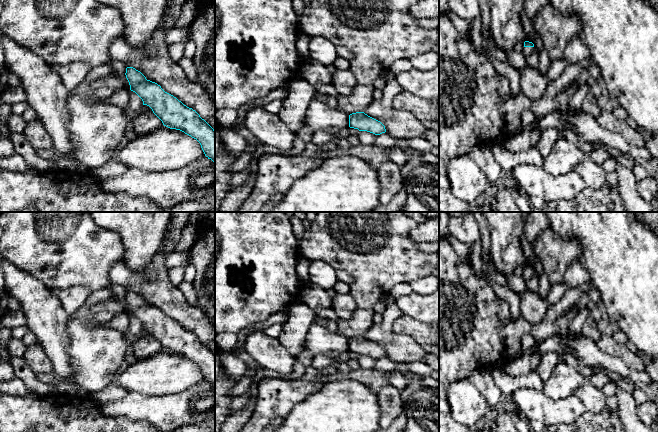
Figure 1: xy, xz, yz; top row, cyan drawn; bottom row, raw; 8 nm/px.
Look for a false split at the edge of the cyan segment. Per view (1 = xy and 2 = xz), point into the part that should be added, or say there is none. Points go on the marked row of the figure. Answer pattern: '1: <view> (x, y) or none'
1: none
2: none

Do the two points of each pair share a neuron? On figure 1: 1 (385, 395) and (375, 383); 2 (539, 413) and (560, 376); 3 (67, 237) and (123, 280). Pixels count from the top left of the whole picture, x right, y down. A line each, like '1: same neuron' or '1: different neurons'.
1: different neurons
2: different neurons
3: different neurons

